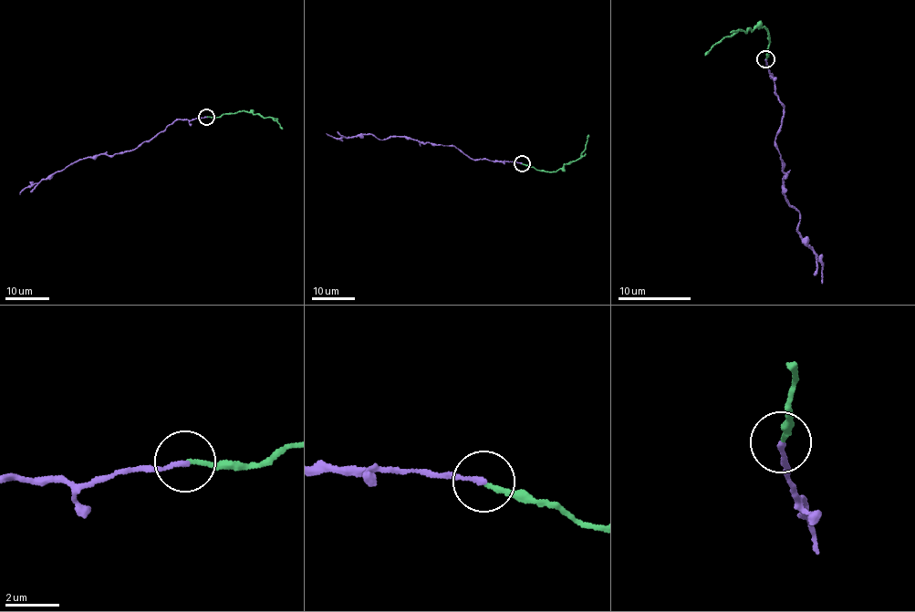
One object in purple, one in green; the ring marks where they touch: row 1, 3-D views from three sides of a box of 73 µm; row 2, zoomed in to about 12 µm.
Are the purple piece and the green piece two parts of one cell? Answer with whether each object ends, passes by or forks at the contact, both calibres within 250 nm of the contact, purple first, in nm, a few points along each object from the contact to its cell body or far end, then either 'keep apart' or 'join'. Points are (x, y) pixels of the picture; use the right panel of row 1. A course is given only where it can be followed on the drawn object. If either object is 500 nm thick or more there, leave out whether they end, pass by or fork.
purple ends; green ends; calibres 170 and 150 nm; course purple (765, 58), (785, 110), (776, 139), (787, 176), (784, 191), (801, 214), (796, 231), (822, 264), (822, 283); course green (767, 58), (770, 43), (763, 25), (752, 30), (749, 27), (746, 33), (739, 31), (713, 45), (704, 55); join

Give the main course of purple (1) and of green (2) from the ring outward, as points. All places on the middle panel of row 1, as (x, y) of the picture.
1: (521, 163), (472, 160), (456, 148), (421, 143), (404, 137), (379, 140), (370, 134), (337, 139), (327, 133)
2: (521, 164), (536, 170), (557, 171), (565, 164), (580, 158), (588, 134)

